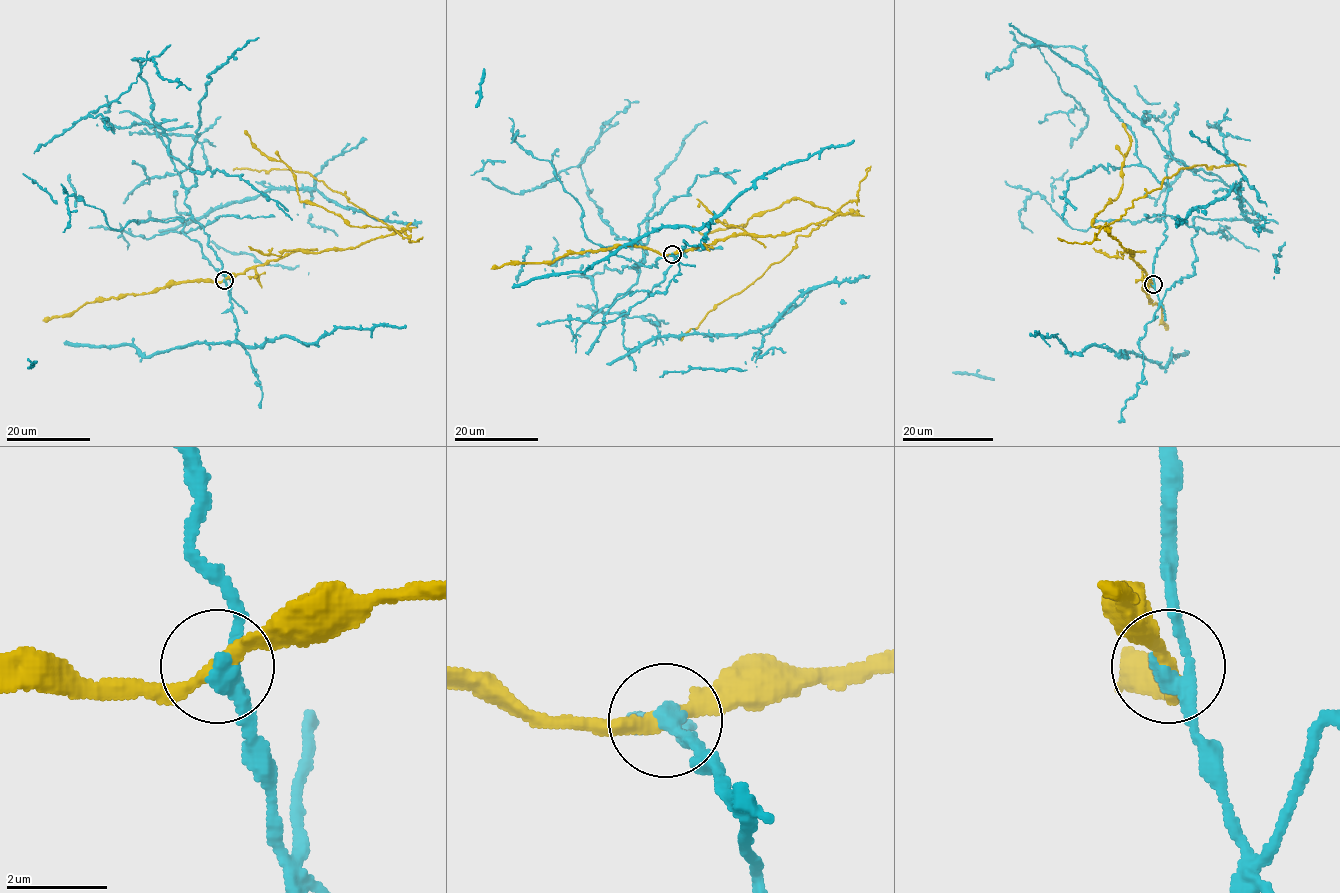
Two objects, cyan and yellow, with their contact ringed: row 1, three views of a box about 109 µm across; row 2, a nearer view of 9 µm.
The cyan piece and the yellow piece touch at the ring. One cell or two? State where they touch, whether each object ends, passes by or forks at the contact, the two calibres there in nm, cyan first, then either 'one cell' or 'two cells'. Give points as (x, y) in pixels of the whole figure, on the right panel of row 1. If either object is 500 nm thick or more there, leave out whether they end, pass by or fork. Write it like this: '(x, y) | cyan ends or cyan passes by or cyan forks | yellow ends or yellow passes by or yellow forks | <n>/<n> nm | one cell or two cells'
(1153, 284) | cyan passes by | yellow passes by | 280/280 nm | two cells

